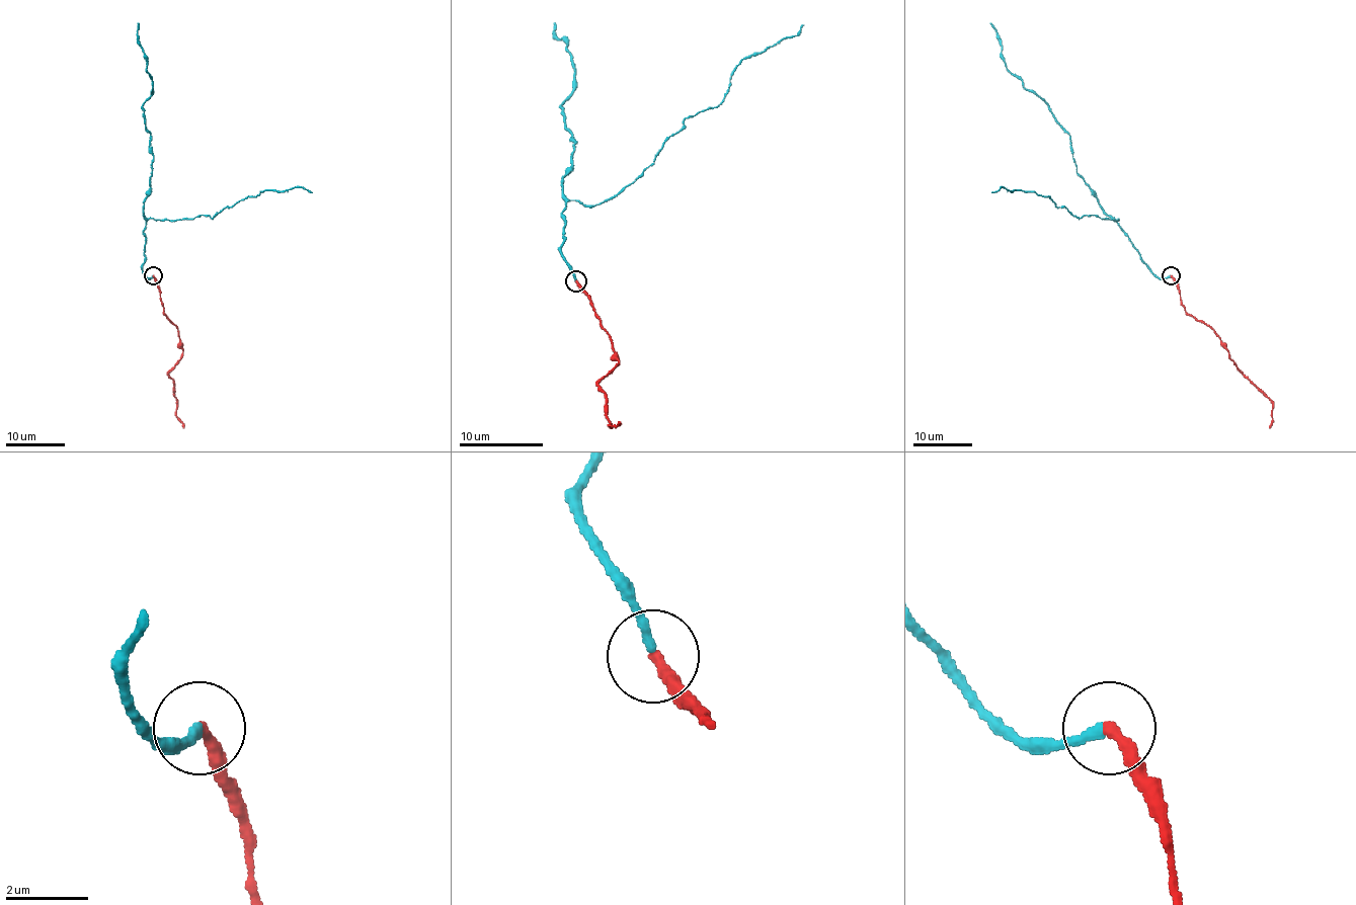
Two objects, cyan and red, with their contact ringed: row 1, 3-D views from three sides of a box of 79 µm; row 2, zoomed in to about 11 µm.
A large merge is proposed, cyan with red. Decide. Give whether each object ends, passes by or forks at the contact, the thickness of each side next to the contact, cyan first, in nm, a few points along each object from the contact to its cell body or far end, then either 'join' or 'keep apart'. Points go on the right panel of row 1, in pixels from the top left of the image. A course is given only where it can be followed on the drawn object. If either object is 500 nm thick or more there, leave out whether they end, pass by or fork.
cyan ends; red ends; calibres 240 and 280 nm; course cyan (1171, 276), (1159, 277), (1104, 212), (1075, 171), (1070, 135), (1046, 105), (1007, 68), (998, 32), (990, 22); course red (1171, 276), (1184, 309), (1212, 329), (1228, 357), (1271, 402), (1269, 428); join

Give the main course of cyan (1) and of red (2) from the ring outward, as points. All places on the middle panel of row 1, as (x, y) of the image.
1: (575, 280), (560, 251), (562, 177), (571, 167), (575, 142), (560, 103), (573, 91), (575, 72), (554, 23)
2: (575, 280), (585, 292), (601, 327), (611, 340), (618, 362), (599, 384), (605, 395), (609, 426), (620, 422)

